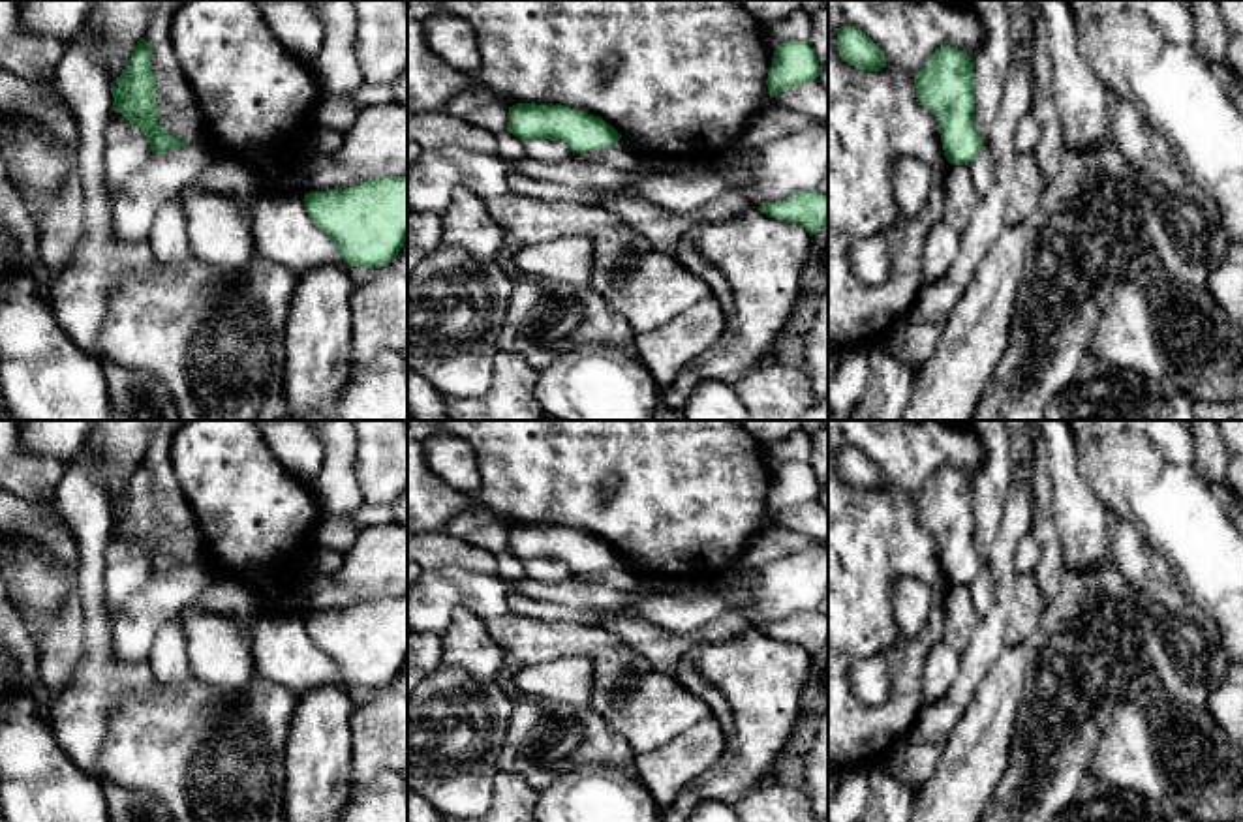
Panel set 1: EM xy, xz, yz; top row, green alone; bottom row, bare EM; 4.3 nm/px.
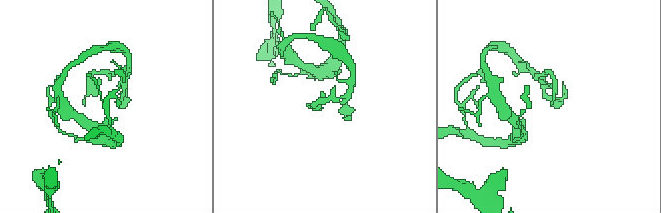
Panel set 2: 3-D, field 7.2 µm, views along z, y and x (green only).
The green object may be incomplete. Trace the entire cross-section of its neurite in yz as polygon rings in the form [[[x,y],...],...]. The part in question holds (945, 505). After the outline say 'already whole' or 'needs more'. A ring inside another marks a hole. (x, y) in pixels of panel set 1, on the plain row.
[[[943,465],[914,497],[918,522],[929,529],[941,552],[948,584],[969,586],[982,559],[974,550],[974,492],[961,471]]]; already whole

